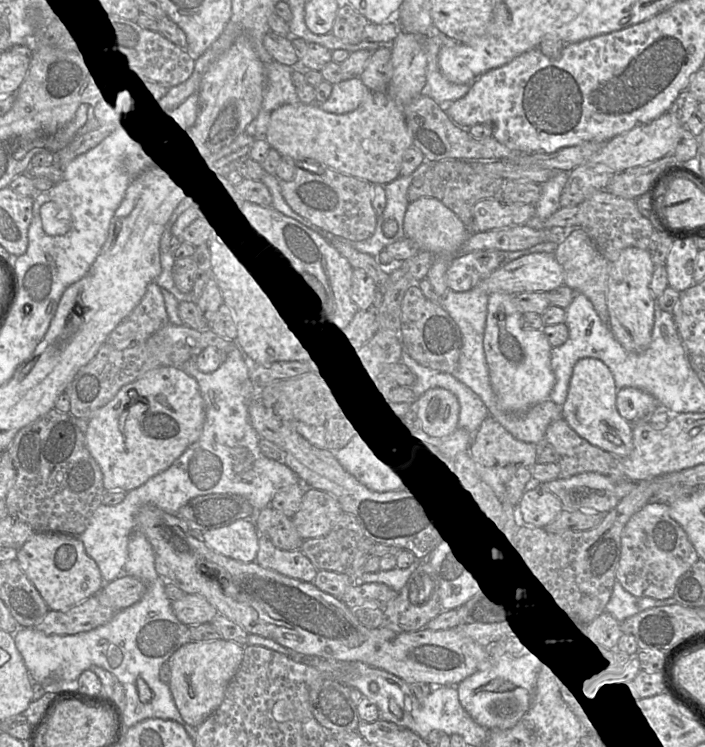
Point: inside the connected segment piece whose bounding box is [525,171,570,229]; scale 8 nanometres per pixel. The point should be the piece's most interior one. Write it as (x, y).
(549, 202)

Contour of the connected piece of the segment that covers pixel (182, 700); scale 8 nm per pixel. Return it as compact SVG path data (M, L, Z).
M216 639L213 641L190 641L168 659L171 670L169 688L182 718L191 726L198 727L220 706L226 687L237 672L244 656L240 644Z

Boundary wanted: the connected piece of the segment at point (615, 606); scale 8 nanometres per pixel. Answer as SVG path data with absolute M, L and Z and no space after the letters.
M615 582L605 611L611 614L619 623L646 609L658 606L678 604L673 598L656 600L649 597L636 597L628 593L619 582Z

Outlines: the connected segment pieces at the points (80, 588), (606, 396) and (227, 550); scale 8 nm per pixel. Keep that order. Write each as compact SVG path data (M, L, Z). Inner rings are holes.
M35 533L18 550L16 560L49 610L67 610L96 595L104 586L100 570L86 553L79 536Z
M582 358L573 368L561 418L580 438L622 459L627 457L633 448L632 426L617 412L616 393L617 389L609 368L598 359Z
M240 519L206 531L203 538L208 547L221 555L247 563L256 560L259 533L252 519Z

